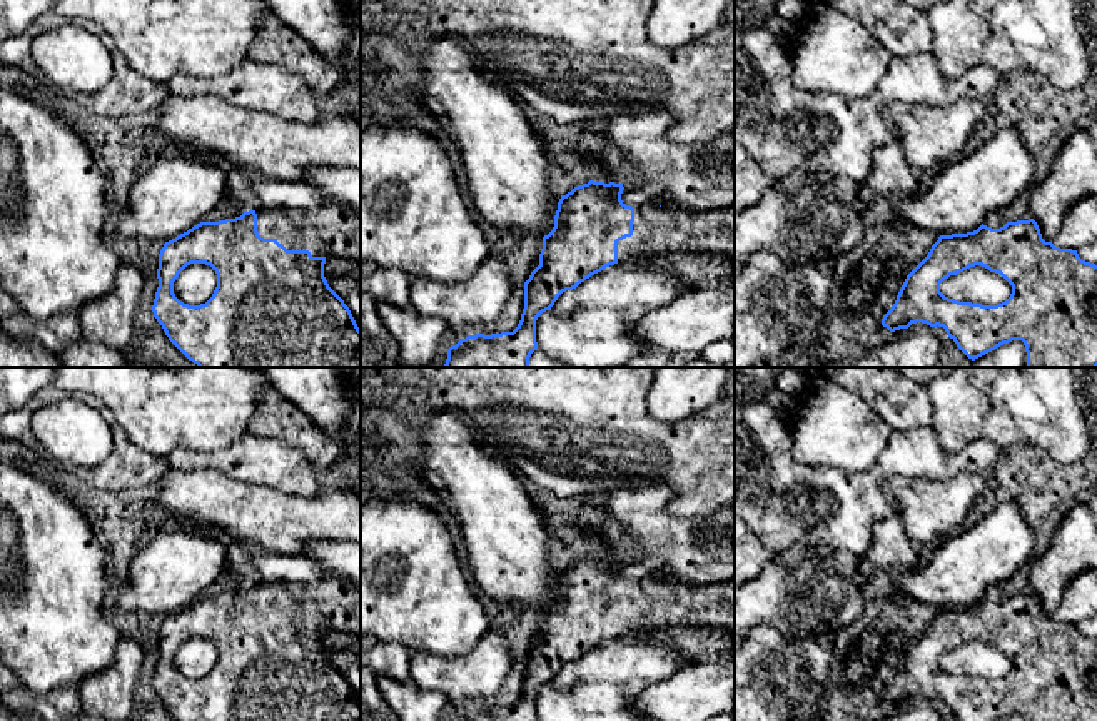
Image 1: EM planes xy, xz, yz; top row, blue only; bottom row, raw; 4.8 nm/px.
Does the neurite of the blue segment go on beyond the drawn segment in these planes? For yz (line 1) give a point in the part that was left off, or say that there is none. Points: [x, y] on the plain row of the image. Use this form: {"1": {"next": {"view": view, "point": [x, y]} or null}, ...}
{"1": {"next": null}}

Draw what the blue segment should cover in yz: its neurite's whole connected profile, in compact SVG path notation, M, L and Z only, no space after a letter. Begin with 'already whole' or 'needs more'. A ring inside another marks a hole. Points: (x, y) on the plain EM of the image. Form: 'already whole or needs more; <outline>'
already whole; M1034 592L1007 596L1000 603L982 597L973 606L940 609L928 629L907 649L895 678L882 693L882 699L890 706L908 703L917 696L943 701L957 721L1000 721L1012 714L1022 714L1025 721L1097 721L1097 639L1082 634L1077 624L1045 616ZM975 639L1000 648L1012 659L1005 676L997 679L958 676L940 666L945 653Z

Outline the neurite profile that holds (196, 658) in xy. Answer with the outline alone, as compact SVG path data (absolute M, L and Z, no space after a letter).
M190 638L174 656L175 671L189 679L205 678L217 661L217 648L210 639Z

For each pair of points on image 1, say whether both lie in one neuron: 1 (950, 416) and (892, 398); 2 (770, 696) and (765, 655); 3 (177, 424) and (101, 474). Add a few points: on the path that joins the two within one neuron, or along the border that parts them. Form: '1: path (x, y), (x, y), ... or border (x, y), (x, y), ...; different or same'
1: border (925, 386), (930, 424); different
2: path (768, 686), (767, 665); same
3: border (116, 418), (116, 423), (132, 443), (164, 458); different

